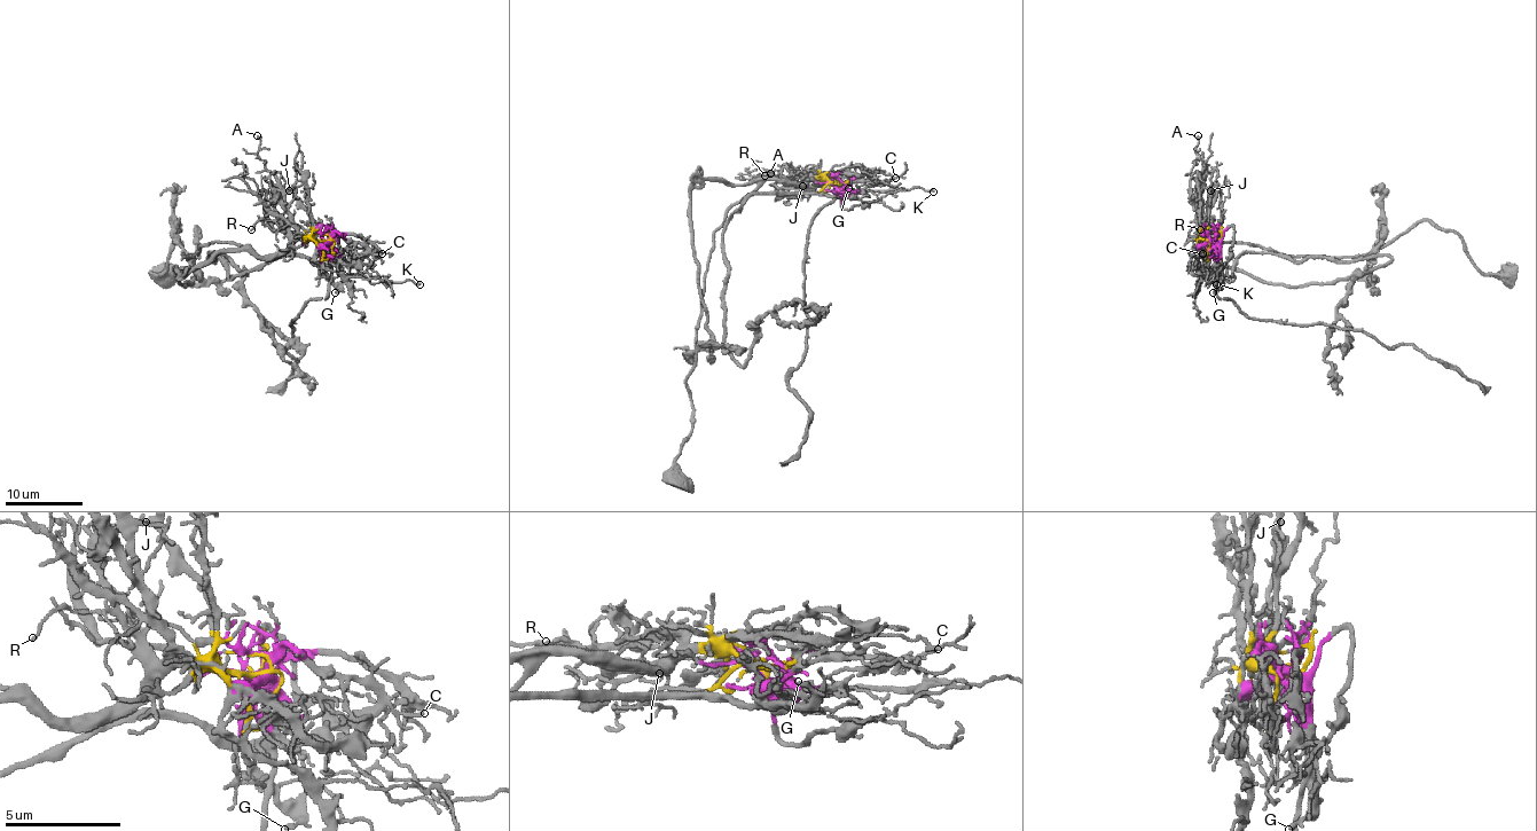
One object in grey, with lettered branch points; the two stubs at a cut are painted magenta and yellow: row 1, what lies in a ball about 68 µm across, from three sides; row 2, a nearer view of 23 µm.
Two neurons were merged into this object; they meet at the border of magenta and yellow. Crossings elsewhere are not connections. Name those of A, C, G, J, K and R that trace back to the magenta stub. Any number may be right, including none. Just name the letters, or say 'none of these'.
C, G, K

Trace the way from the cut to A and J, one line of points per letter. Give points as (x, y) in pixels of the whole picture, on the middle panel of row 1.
A: (838, 186), (809, 172), (778, 182), (770, 172)
J: (838, 186), (801, 172), (796, 182), (802, 186)

